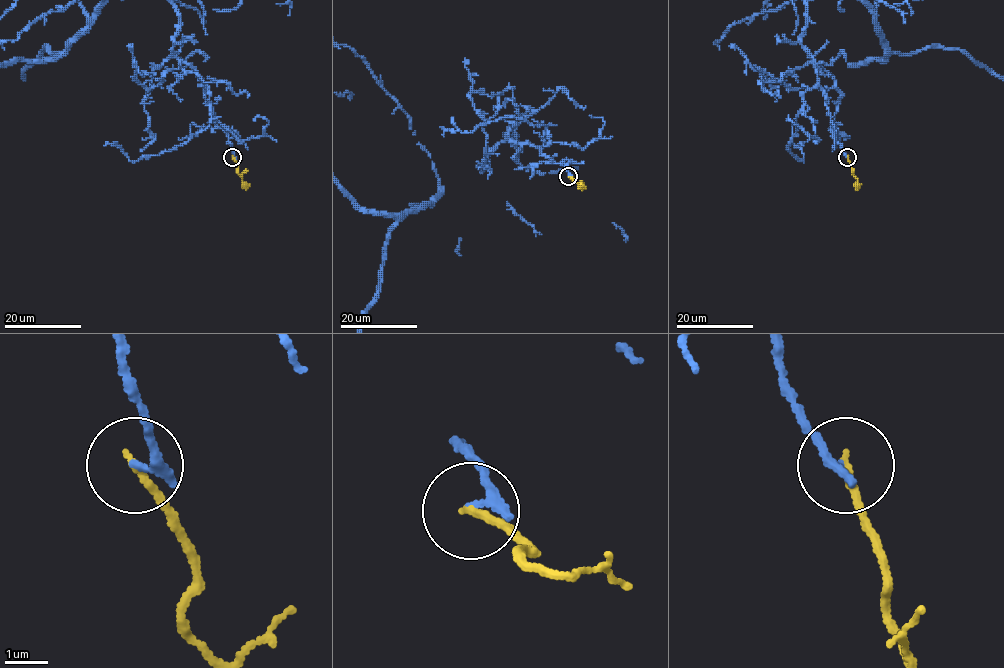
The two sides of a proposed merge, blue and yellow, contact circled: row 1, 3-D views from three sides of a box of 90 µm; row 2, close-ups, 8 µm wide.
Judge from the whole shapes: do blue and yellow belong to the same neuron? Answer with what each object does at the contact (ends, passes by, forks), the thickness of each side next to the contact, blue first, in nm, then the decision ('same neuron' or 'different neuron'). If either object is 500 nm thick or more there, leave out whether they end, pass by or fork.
blue ends; yellow ends; calibres 240 and 180 nm; different neuron

